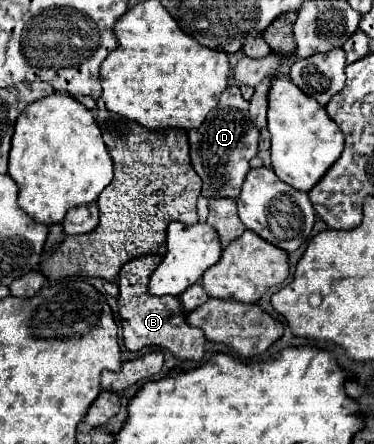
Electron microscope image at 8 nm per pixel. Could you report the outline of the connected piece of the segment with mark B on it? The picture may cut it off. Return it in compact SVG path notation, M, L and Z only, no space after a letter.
M149 255L149 257L137 257L123 265L119 273L119 317L121 317L121 329L123 329L123 343L129 351L139 351L149 345L165 347L179 359L203 359L205 353L205 335L201 329L191 327L185 323L184 309L178 297L167 295L165 297L153 297L149 295L147 283L149 275L159 267L161 257Z

